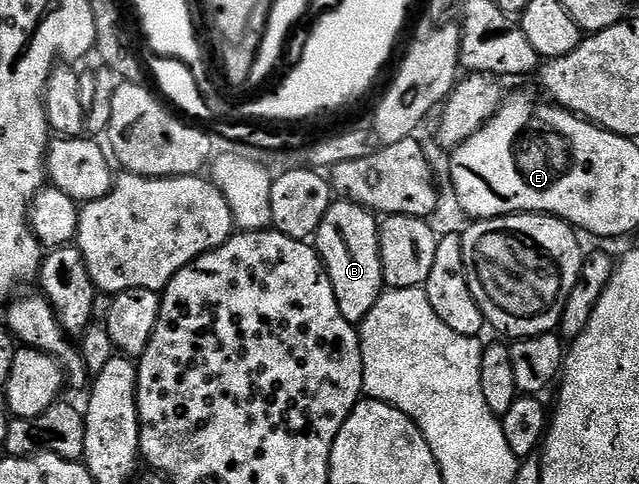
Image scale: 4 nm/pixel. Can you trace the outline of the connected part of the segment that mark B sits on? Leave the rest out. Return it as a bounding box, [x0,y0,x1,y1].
[316,198,384,325]

